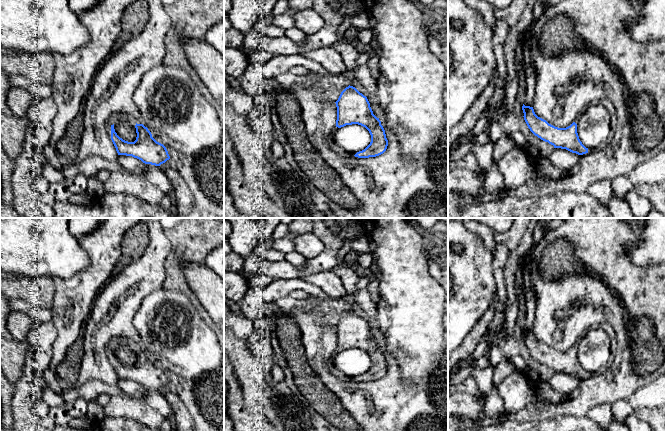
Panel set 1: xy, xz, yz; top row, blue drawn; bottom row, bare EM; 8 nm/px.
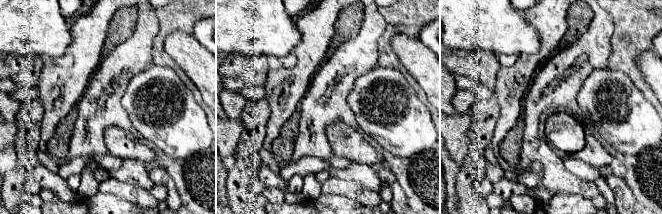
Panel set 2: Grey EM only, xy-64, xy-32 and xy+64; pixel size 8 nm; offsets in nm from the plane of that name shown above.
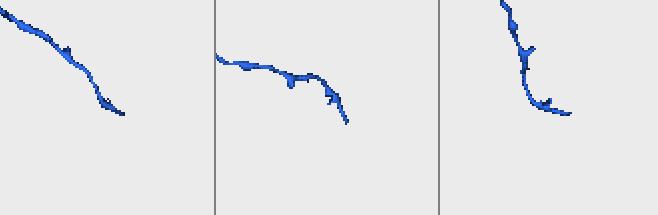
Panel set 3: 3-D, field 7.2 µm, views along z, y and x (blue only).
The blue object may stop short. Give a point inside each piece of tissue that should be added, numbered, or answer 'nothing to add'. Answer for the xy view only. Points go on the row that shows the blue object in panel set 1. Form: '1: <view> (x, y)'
1: xy (112, 120)

